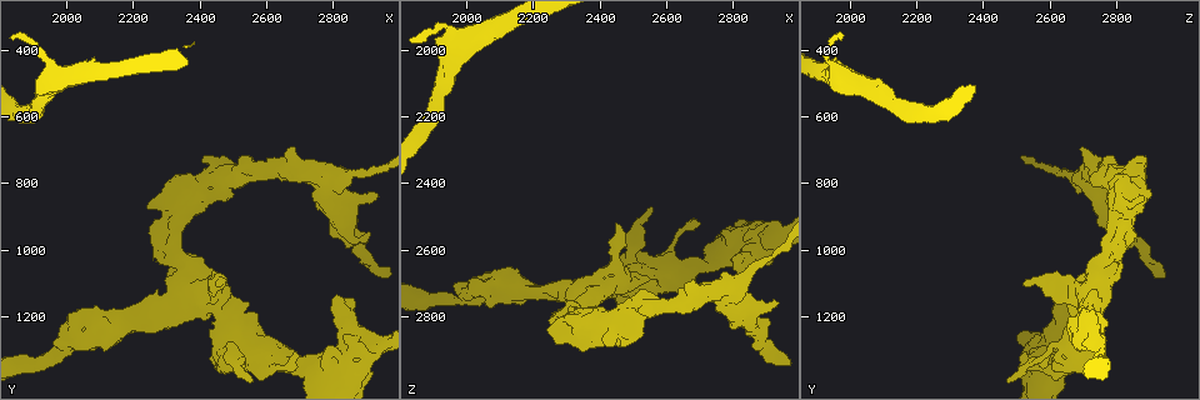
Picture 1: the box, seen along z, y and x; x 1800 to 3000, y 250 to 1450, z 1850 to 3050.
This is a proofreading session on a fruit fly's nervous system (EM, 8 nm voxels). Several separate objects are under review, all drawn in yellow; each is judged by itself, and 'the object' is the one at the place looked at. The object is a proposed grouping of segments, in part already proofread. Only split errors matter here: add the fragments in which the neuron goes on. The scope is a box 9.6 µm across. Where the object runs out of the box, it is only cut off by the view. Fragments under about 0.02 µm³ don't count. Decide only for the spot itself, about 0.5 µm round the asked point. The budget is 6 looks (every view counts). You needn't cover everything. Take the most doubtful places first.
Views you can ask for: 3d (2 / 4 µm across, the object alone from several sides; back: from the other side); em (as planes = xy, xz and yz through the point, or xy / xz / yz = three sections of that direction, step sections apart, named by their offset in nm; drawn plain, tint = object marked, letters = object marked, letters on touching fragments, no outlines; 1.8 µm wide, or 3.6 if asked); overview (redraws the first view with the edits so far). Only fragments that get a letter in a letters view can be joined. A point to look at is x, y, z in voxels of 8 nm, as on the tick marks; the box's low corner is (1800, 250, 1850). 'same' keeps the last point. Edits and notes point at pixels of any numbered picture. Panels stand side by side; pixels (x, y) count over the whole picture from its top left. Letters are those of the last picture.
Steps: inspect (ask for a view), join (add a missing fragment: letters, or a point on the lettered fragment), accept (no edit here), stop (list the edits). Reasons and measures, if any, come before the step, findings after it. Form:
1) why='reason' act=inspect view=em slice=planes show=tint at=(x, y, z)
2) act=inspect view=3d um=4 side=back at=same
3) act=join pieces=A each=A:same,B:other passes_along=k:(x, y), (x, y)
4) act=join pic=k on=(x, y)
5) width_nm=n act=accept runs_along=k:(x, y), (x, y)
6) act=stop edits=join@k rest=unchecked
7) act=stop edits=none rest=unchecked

why='calibre changes' act=inspect view=3d um=2 side=back at=(2620, 1330, 2650)

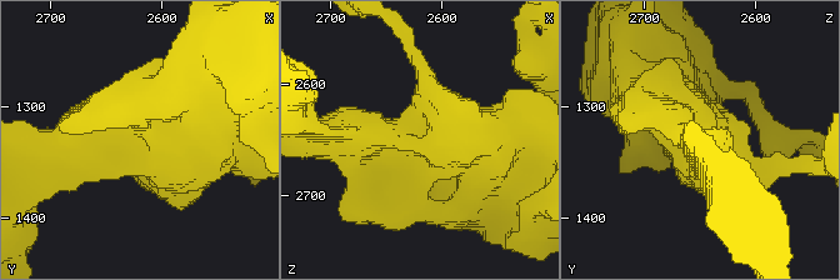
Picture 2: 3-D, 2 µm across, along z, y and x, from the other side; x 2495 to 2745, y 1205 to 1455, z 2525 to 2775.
why='shape alone is not enough' act=inspect view=em um=3.6 slice=xy step=16 show=tint at=(2626, 1322, 2650)

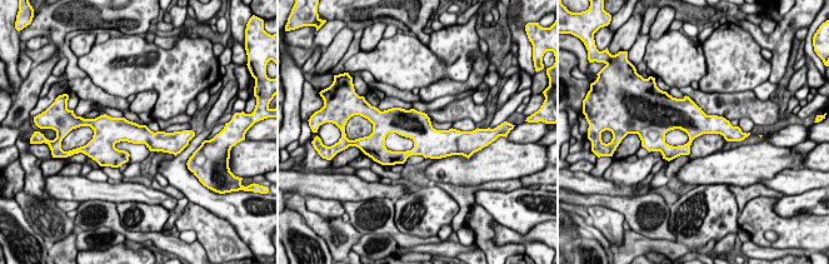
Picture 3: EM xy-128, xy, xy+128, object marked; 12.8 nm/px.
why='cut it another way' act=inspect view=em um=3.6 slice=xz step=8 show=letters at=same

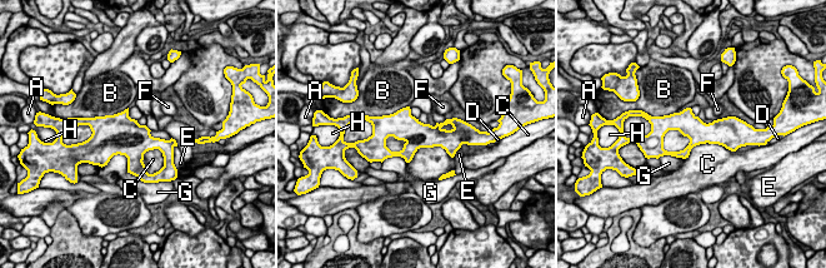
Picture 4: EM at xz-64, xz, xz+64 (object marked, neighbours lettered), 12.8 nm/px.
act=accept each=A:other,B:other,C:other,D:other,E:other,F:other,G:other,H:other runs_along=4:(661, 129), (689, 124), (731, 142) found='no lettered fragment goes on from it'

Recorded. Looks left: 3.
why='calibre changes' act=inspect view=3d um=4 at=(2850, 780, 2660)

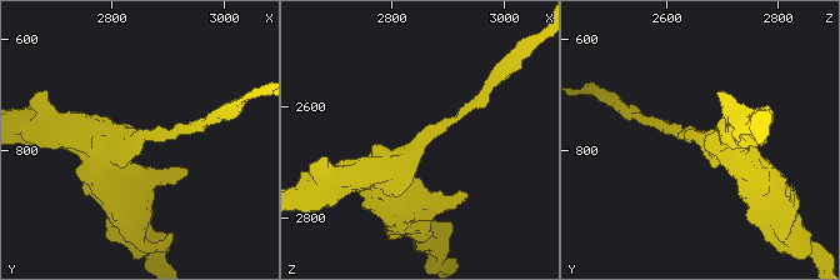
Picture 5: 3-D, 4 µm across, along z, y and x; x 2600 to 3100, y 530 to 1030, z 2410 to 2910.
act=inspect view=em um=3.6 slice=planes show=letters at=(2855, 775, 2665)

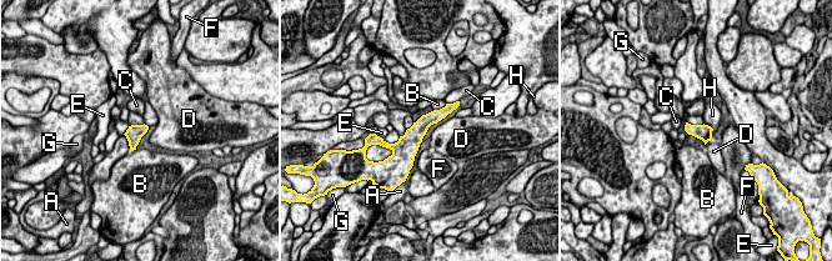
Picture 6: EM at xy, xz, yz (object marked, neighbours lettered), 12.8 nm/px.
act=accept each=A:other,B:other,C:other,D:other,E:other,F:other,G:other,H:other found='no lettered fragment goes on from it'

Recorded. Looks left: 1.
act=stop edits=none rest=unchecked

